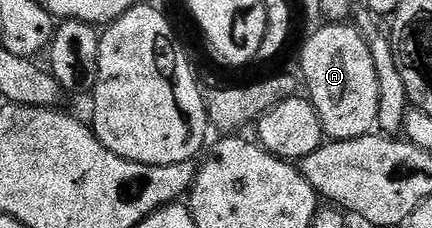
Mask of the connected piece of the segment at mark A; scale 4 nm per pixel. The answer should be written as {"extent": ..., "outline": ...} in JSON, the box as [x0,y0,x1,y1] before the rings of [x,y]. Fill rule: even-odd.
{"extent":[299,21,378,140],"outline":[[[332,21],[320,27],[304,43],[300,51],[299,78],[306,98],[314,105],[322,121],[322,129],[329,140],[357,139],[376,127],[378,117],[378,73],[374,73],[374,57],[370,57],[368,41],[355,26],[344,21]]]}

